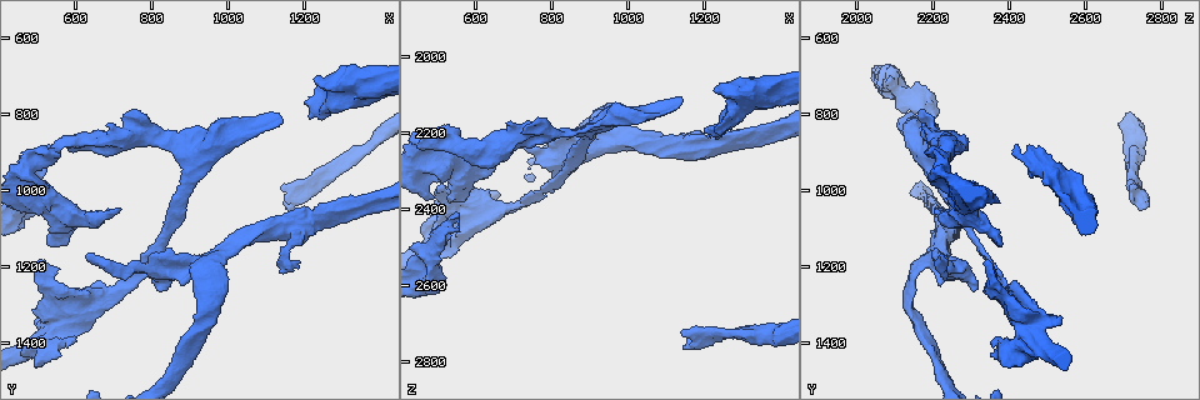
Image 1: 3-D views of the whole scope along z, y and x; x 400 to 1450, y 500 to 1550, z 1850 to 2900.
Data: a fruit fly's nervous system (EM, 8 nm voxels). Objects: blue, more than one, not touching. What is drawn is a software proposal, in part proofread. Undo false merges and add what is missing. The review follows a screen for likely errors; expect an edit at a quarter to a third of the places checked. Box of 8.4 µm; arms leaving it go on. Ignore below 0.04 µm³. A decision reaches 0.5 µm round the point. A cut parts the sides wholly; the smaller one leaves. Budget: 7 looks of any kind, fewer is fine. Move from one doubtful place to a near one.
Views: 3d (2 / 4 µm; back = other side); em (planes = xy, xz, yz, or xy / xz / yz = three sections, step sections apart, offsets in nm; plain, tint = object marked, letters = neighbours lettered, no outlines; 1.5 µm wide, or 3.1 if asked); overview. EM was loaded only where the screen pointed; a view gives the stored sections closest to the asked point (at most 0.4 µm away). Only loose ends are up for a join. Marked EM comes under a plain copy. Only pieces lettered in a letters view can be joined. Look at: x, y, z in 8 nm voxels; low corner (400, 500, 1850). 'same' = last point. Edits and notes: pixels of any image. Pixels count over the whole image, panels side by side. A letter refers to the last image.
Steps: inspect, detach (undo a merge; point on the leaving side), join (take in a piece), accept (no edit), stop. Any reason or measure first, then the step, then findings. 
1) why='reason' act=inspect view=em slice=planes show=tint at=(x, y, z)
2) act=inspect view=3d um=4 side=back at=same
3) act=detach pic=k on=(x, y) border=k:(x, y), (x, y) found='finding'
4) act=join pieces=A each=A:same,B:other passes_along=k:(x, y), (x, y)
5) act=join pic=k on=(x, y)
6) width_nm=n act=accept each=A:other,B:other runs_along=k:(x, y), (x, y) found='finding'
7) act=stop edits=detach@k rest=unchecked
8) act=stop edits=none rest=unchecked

why='sharp bend' act=inspect view=em slice=planes show=letters at=(535, 1400, 2430)

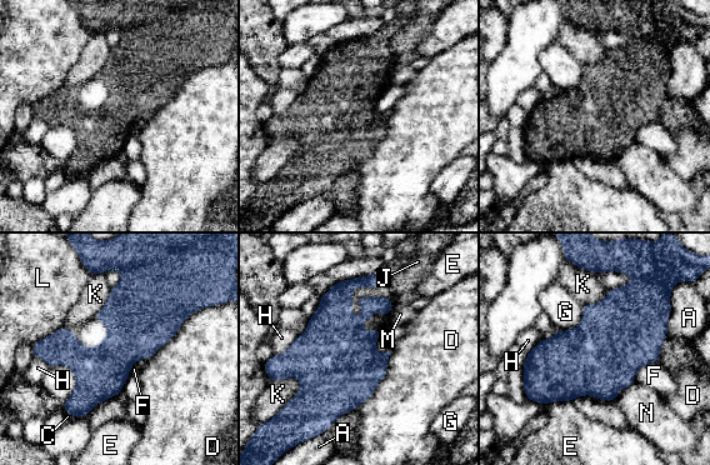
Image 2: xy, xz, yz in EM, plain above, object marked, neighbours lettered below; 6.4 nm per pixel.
longest_contact=D:440nm act=accept each=A:other,C:other,D:other,E:other,F:other,G:other,H:other,J:other,K:other,L:other,M:other,N:other border=2:(583, 306), (576, 326), (556, 330) found='all the same cell'

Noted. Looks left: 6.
why='thick turns thin' act=inspect view=3d um=4 at=(740, 1255, 2380)

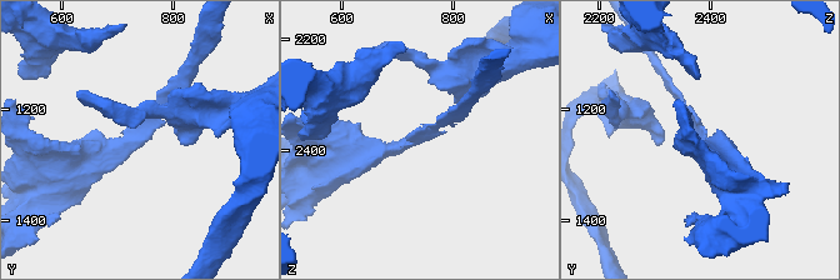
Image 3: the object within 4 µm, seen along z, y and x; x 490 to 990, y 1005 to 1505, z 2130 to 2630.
why='need the tissue' act=inspect view=em slice=planes show=letters at=(730, 1250, 2380)

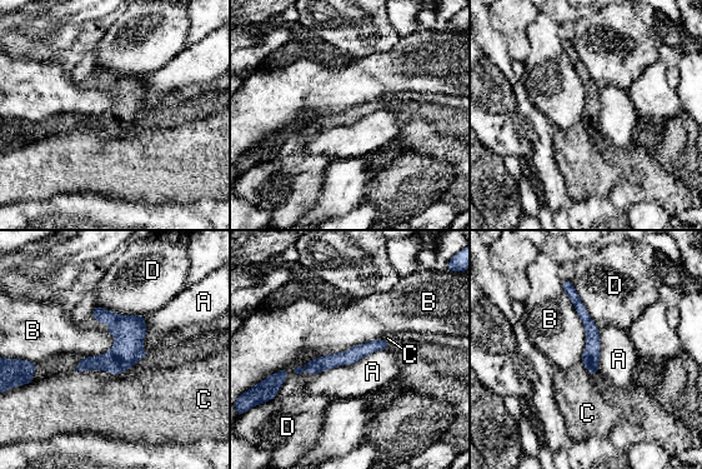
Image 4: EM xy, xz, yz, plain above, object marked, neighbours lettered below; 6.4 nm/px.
width_nm=100 act=accept each=A:other,B:other,C:other,D:other runs_along=4:(565, 283), (590, 325), (593, 369) found='continuous, no second cell'

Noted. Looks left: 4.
act=inspect view=3d um=2 at=(1245, 1070, 2225)

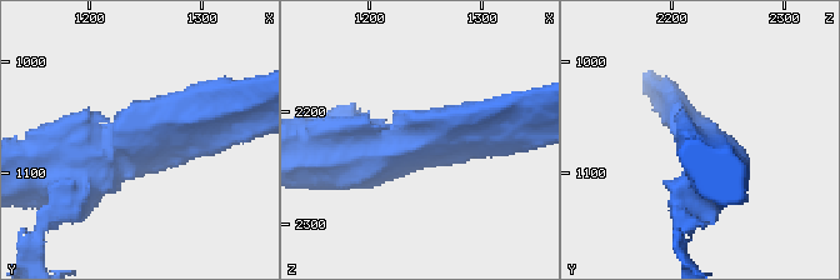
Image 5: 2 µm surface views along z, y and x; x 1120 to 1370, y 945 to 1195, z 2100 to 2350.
arm_widths_nm=220,480 why='shape alone is not enough' act=inspect view=em slice=planes show=letters at=(1244, 1068, 2224)

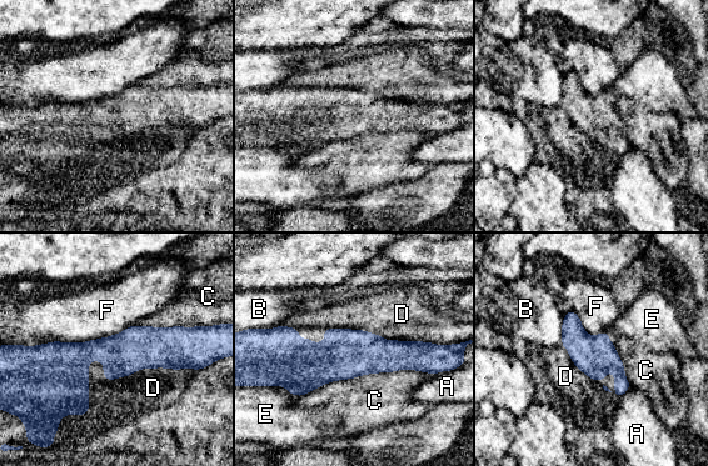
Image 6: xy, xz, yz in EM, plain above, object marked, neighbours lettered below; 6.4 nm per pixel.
act=accept each=A:other,B:other,C:other,D:other,E:other,F:other found='continuous, no second cell'

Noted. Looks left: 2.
act=stop edits=none rest=unchecked

